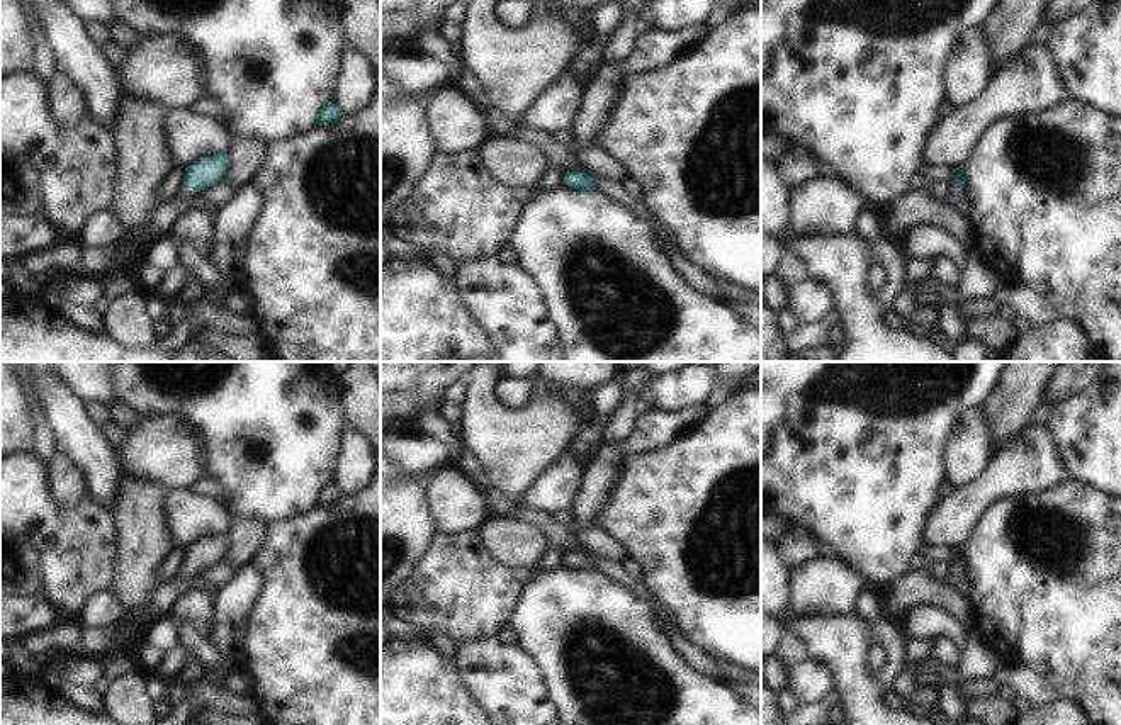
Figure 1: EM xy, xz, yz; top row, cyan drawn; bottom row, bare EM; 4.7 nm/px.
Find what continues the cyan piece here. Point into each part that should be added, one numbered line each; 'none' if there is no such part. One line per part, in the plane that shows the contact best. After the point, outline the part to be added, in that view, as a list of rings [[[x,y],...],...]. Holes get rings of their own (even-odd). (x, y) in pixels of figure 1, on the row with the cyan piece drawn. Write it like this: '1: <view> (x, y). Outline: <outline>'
1: xy (185, 194). Outline: [[[182,187],[172,200],[183,200],[183,202],[195,202],[197,200],[197,195],[195,192],[192,192],[189,187]]]

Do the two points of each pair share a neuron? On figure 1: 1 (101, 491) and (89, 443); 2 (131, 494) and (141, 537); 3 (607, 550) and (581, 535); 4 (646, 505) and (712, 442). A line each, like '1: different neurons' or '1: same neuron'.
1: same neuron
2: same neuron
3: same neuron
4: same neuron

